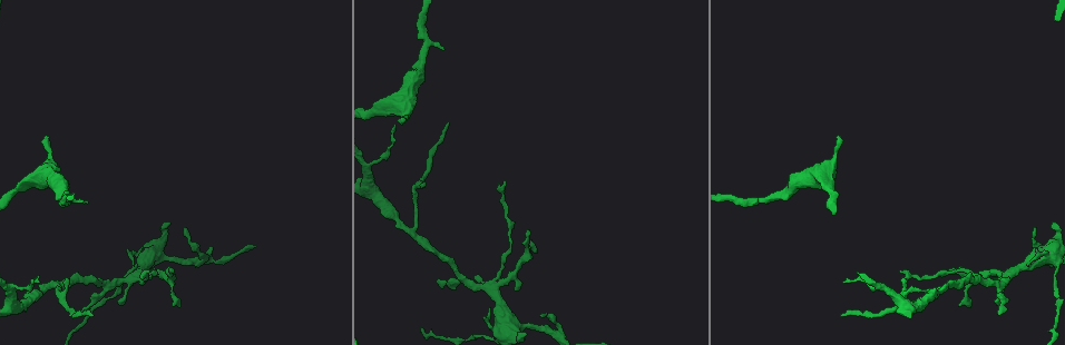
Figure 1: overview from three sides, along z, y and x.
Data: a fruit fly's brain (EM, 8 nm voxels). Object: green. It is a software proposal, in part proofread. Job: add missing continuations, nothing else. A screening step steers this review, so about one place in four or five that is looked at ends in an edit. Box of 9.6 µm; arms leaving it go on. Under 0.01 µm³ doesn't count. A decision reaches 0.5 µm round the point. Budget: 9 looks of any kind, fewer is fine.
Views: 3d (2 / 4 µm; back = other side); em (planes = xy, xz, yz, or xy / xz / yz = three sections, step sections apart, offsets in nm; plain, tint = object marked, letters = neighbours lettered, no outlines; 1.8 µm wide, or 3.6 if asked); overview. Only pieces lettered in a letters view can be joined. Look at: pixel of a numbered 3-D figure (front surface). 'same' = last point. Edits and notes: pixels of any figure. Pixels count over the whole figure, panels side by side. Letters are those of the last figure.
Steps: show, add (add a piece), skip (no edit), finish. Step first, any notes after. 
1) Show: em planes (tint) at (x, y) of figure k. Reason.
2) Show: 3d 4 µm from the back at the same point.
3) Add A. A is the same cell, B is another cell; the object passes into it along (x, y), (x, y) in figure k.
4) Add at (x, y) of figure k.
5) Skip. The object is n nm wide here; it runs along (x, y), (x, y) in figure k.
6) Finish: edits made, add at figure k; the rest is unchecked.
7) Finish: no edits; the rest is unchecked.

Show: em planes (letters) at (998, 313) of figure 1. Free end.

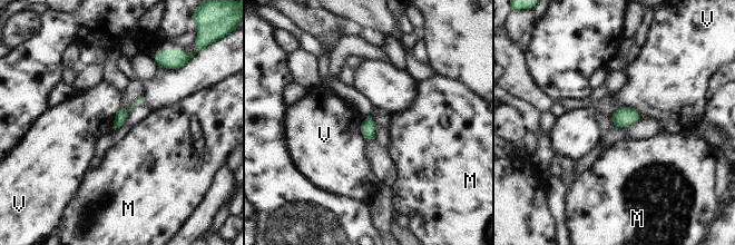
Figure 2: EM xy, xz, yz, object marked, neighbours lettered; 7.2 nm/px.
Skip. M and V are other cells; no lettered piece goes on from it.

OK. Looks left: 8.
Show: em 3.6 µm planes (letters) at (527, 231) of figure 1. Free end.

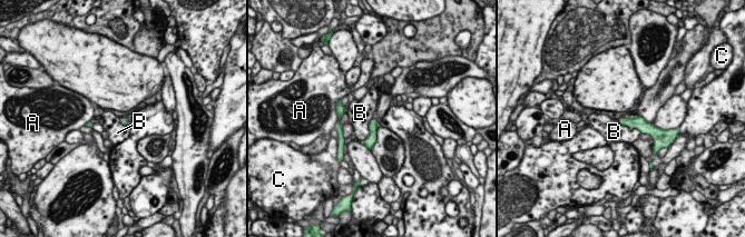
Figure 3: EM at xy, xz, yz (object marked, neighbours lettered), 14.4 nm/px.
Skip. The longest contact is with B, 400 nm; A, B and C are other cells; a border runs along (373, 117), (369, 135), (361, 141) in figure 3; none of them fits.

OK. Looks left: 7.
Show: 3d 2 µm at (68, 278) of figure 1. An open end.

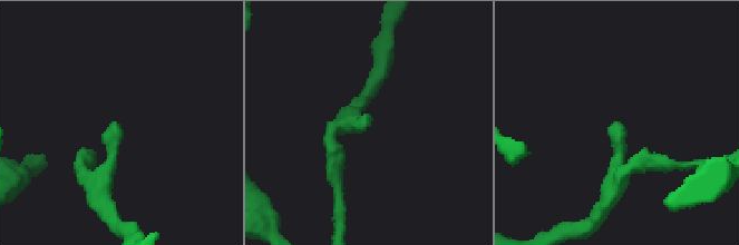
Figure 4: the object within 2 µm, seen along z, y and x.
Show: em xy step 16 (letters) at (369, 122) of figure 4. Now the EM.

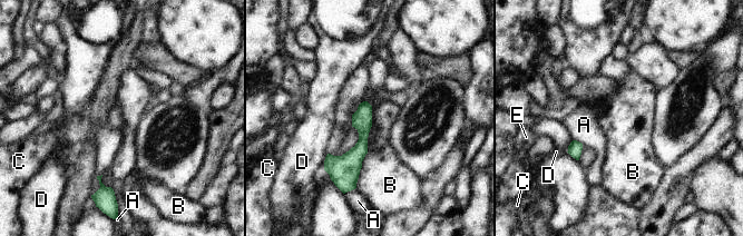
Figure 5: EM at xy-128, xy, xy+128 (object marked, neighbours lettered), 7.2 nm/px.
Skip. A, B, C, D and E are other cells; a border runs along (368, 150), (362, 161), (355, 187) in figure 5; no lettered piece goes on from it.

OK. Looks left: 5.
Show: 3d 2 µm at (838, 137) of figure 1. Branch stops here.

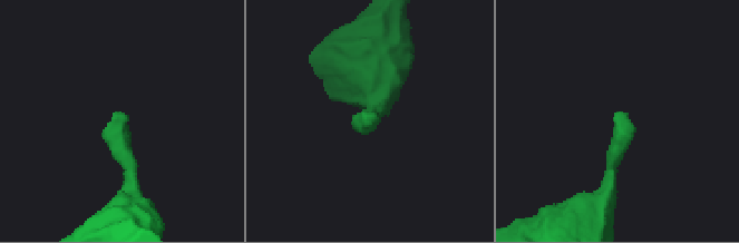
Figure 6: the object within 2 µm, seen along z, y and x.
Show: em yz step 4 (letters) at (123, 113) of figure 6. Now the EM.

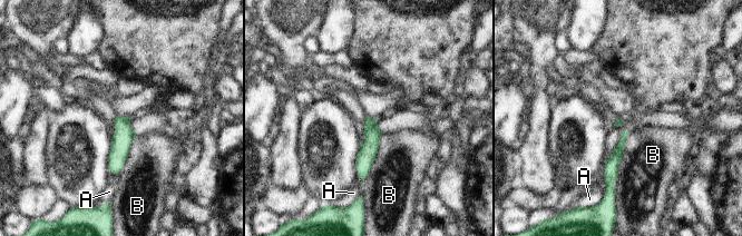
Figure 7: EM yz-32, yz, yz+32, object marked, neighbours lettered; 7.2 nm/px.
Skip. The longest contact is with B, 460 nm; A and B are other cells; none of them fits.

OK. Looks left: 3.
Finish: no edits; the rest is unchecked.

